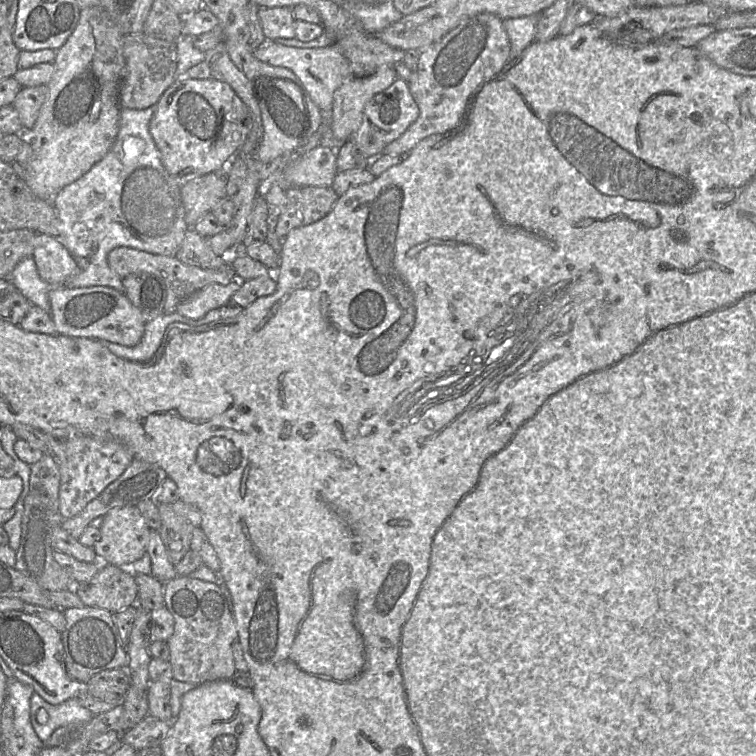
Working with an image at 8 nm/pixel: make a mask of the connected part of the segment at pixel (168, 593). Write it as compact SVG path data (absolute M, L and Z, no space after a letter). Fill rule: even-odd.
M178 575L164 584L164 601L174 617L174 632L167 641L173 678L196 685L230 680L236 672L232 643L238 633L229 602L218 584Z

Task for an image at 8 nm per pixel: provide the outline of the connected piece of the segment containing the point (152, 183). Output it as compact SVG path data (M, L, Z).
M152 105L146 109L128 109L123 107L120 111L118 134L107 154L87 173L71 184L63 187L51 200L59 218L59 236L56 239L64 245L79 266L78 271L65 281L64 287L80 288L90 286L109 286L114 287L114 289L118 291L124 292L123 279L110 269L107 262L108 253L117 247L130 247L152 254L176 256L189 226L185 221L185 210L180 194L181 182L176 177L170 175L165 169L161 160L160 152L149 131L150 120L155 112L156 105Z

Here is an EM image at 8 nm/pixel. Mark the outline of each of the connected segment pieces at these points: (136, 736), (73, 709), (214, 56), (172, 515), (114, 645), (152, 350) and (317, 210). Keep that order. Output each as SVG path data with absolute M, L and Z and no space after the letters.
M147 715L135 727L120 734L123 744L129 744L136 751L160 746L167 736L171 727L171 722L159 720L158 718Z
M35 691L30 699L31 723L43 743L57 728L74 722L89 721L93 716L90 710L80 704L77 696L53 705Z
M224 42L205 52L205 60L191 67L185 73L191 79L216 79L227 83L249 108L252 127L239 151L255 153L263 136L262 116L259 104L253 94L251 82L235 66Z
M178 499L173 503L158 504L159 514L161 518L161 526L159 533L166 548L166 552L171 563L175 566L178 564L185 554L191 550L191 535L195 528L200 528L202 515L197 507Z
M85 606L67 608L63 614L67 623L61 635L65 670L69 677L86 684L93 675L103 670L128 666L126 645L121 641L113 613L102 608Z
M219 308L210 310L205 316L196 320L182 316L177 312L163 313L146 323L145 332L136 346L123 346L104 340L97 341L100 341L113 354L120 358L131 361L148 361L159 349L163 336L169 325L173 323L183 323L197 327L206 325L220 318L221 312Z
M331 186L288 187L286 204L278 215L275 233L284 240L291 230L322 219L332 210L338 197Z

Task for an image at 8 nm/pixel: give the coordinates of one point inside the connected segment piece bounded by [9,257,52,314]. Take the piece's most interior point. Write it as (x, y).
(25, 277)

